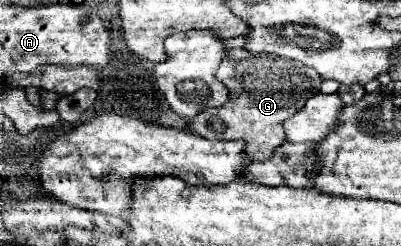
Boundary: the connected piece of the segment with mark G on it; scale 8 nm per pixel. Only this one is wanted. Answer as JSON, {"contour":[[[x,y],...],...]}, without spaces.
{"contour":[[[242,48],[228,50],[228,60],[220,64],[216,78],[228,88],[230,102],[222,108],[202,110],[188,128],[210,140],[244,140],[250,160],[268,160],[274,148],[284,144],[282,122],[296,114],[312,94],[318,94],[322,84],[316,70],[302,62],[286,60],[276,54],[252,54]]]}

